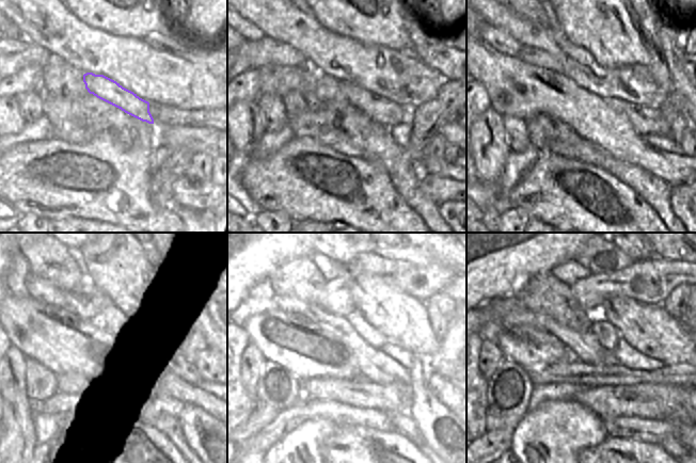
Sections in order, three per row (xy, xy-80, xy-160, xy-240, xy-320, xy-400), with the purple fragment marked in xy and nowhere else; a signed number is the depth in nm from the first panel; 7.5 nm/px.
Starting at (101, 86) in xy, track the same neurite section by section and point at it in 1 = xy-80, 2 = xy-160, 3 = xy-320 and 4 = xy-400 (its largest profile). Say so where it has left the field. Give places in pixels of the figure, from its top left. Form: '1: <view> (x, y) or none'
1: xy-80 (381, 110)
2: xy-160 (645, 120)
3: xy-320 (444, 389)
4: xy-400 (683, 392)

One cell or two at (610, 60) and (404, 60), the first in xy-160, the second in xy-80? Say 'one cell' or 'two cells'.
two cells

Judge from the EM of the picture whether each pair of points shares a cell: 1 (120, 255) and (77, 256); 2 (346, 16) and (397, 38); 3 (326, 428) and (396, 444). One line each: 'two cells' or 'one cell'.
1: two cells
2: one cell
3: two cells

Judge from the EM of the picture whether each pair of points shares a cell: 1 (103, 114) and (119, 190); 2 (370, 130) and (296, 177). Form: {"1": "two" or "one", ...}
{"1": "one", "2": "one"}

